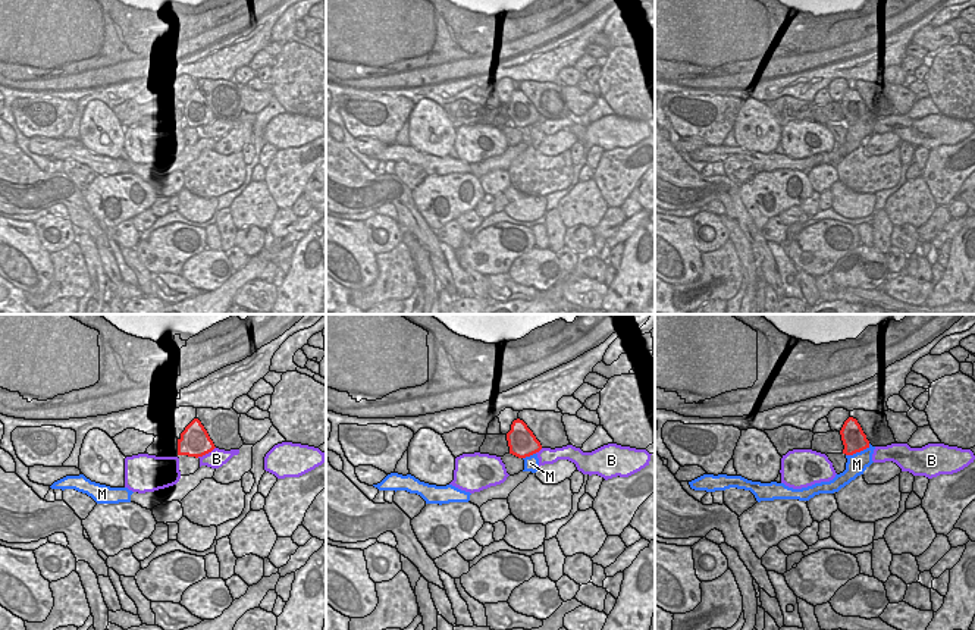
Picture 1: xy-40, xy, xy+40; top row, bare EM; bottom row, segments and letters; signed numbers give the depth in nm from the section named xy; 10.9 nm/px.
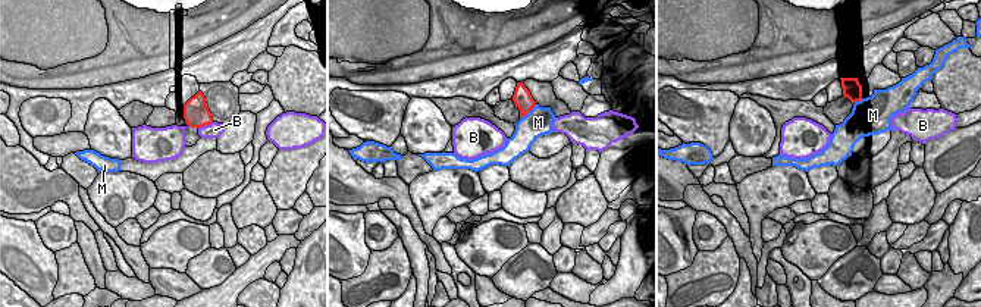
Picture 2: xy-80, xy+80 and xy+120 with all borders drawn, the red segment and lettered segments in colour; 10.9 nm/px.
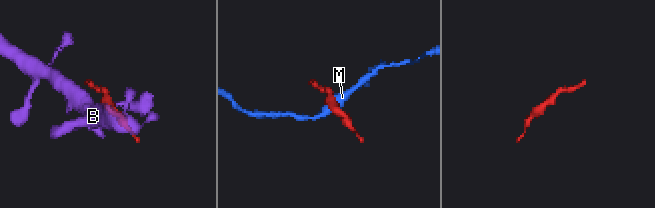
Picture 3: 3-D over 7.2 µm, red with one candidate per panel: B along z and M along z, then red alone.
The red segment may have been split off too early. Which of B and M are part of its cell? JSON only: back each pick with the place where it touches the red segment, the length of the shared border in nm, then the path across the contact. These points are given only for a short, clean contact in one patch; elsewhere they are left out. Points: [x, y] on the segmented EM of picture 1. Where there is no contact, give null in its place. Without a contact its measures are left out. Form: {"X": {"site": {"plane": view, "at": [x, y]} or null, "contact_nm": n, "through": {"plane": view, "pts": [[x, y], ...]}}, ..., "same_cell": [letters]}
{"same_cell": []}

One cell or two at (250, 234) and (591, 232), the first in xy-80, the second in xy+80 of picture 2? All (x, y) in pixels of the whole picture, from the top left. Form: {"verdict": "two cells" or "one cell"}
{"verdict": "two cells"}

